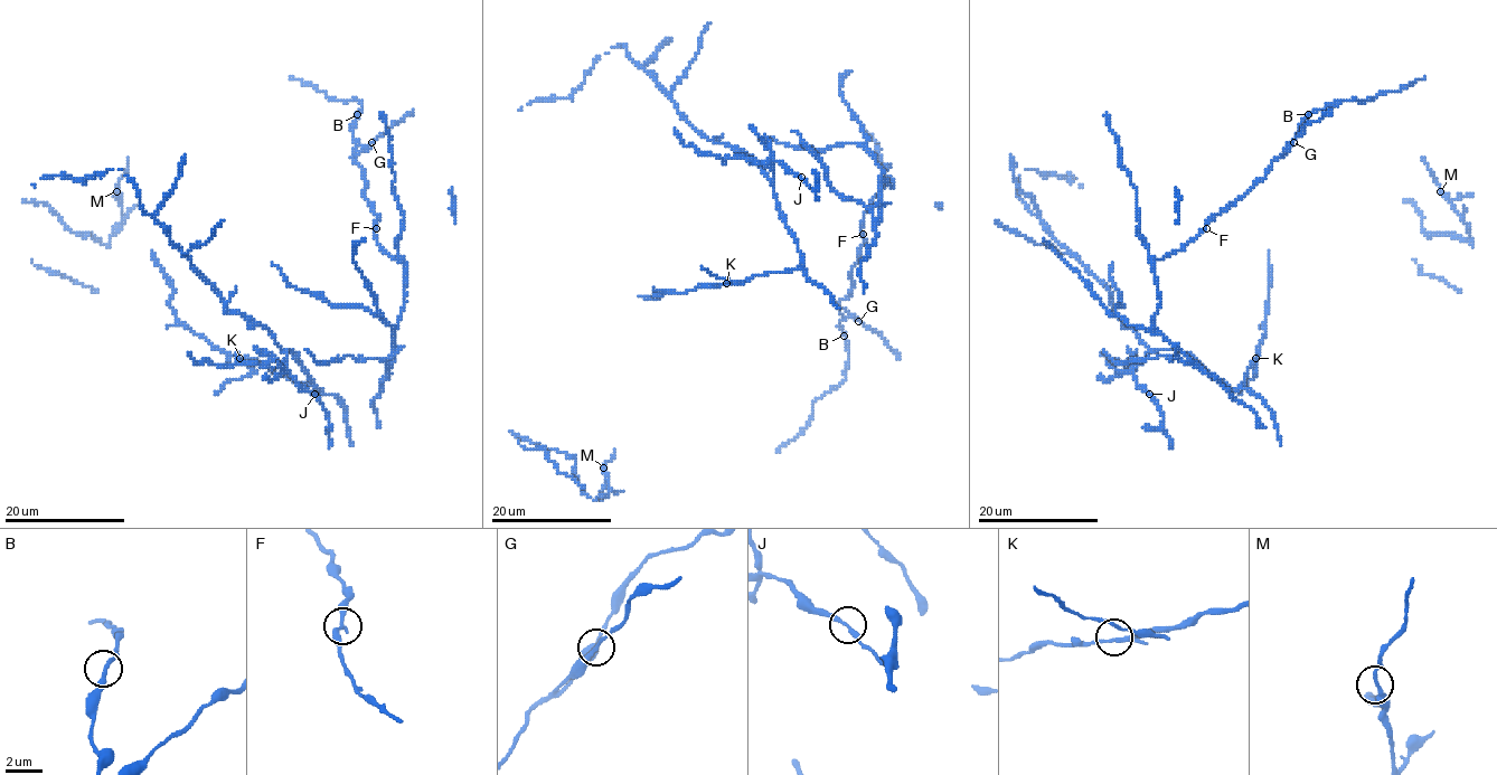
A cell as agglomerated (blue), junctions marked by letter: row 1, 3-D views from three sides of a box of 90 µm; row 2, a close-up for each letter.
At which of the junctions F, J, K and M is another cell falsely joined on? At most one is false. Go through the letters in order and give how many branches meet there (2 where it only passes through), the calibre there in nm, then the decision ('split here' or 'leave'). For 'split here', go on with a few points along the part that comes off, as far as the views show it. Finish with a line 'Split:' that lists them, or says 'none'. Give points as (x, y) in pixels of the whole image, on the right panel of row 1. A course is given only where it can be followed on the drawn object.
F: 2 | 200 nm | leave
J: 2 | 240 nm | leave
K: 2 | 200 nm | leave
M: 2 | 190 nm | leave
Split: none

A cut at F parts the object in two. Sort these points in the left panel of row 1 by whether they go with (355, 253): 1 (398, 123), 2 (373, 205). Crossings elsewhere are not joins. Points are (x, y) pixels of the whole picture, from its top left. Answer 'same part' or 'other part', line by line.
1: other part
2: other part

